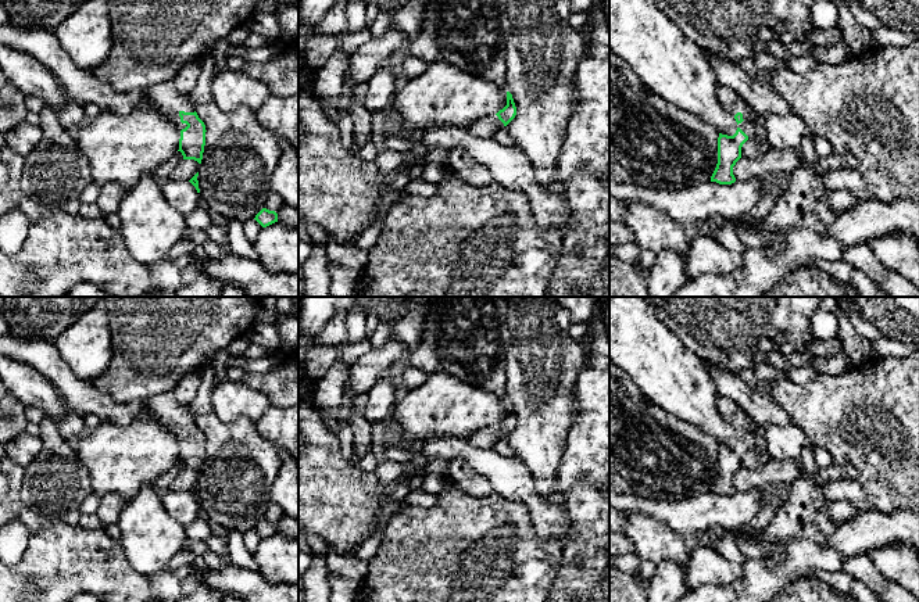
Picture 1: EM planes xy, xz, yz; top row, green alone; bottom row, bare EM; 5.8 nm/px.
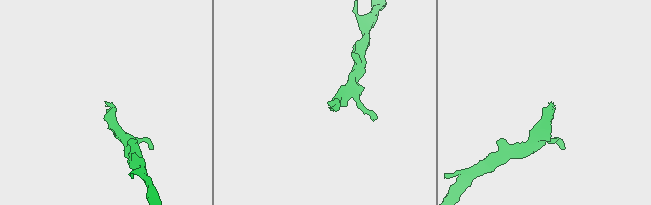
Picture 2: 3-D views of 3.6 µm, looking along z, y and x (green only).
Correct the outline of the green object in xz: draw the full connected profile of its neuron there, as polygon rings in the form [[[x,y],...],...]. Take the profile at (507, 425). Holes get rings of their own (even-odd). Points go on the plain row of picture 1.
[[[507,402],[507,416],[494,426],[483,427],[468,437],[473,445],[484,449],[493,449],[494,444],[507,437],[516,426],[516,418],[512,405]]]

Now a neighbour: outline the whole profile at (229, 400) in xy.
[[[222,373],[217,377],[211,394],[212,413],[224,422],[246,416],[257,422],[271,406],[268,397],[244,383],[232,381]]]

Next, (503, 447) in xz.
[[[501,437],[493,448],[494,452],[497,452],[498,455],[504,455],[507,458],[515,458],[515,451],[511,447],[511,442],[508,440],[508,437]]]

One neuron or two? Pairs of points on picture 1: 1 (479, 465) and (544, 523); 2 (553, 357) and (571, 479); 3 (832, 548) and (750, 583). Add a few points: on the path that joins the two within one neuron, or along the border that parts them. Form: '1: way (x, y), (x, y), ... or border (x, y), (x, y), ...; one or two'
1: way (499, 469), (536, 504); one
2: border (578, 415), (568, 433), (557, 476); two
3: way (811, 556), (803, 556), (783, 574), (771, 580); one

